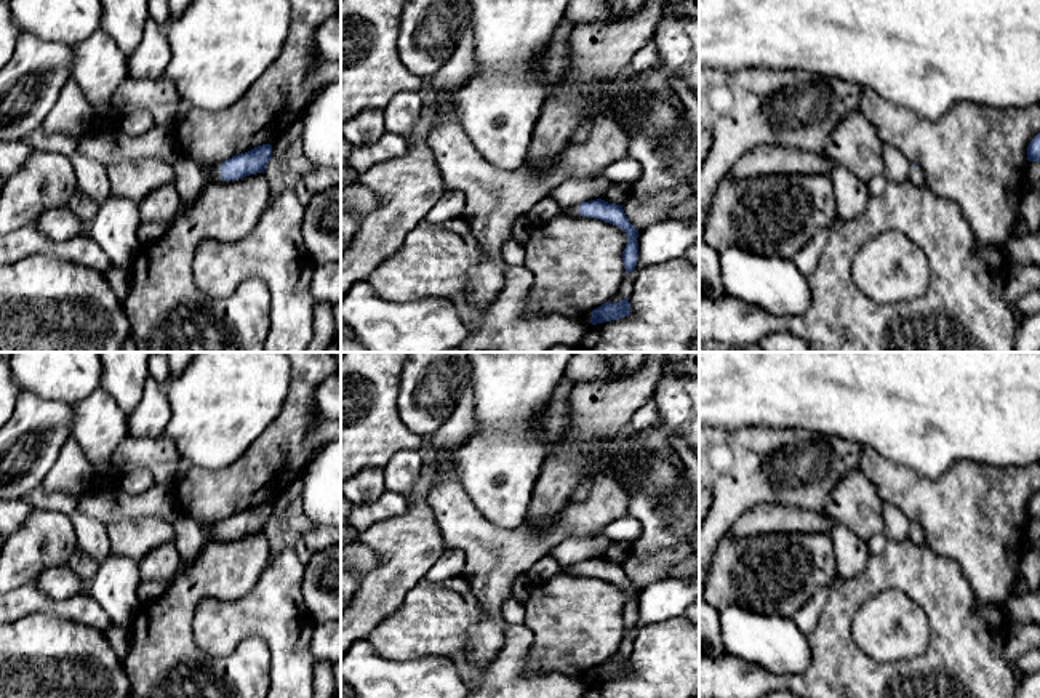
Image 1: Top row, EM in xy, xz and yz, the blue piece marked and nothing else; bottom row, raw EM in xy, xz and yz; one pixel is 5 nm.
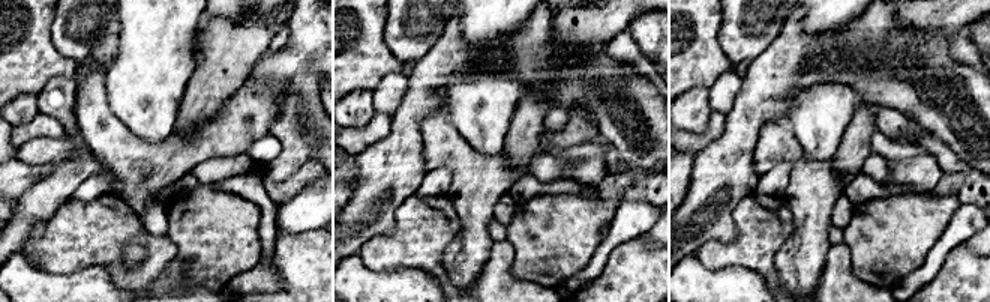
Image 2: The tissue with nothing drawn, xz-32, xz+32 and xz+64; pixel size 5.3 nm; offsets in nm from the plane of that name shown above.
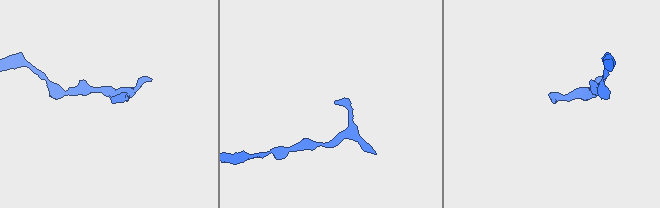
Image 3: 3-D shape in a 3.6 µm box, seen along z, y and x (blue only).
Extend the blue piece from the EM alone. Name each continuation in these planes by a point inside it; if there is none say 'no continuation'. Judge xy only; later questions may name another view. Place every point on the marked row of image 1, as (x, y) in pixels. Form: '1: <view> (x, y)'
1: xy (189, 178)

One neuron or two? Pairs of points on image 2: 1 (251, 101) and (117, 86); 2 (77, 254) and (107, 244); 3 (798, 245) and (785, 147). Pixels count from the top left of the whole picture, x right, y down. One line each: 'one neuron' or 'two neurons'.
1: two neurons
2: one neuron
3: one neuron

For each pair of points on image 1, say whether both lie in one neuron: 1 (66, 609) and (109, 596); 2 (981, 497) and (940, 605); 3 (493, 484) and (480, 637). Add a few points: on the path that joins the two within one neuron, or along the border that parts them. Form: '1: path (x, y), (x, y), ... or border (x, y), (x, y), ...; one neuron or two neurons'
1: border (87, 591), (112, 623); two neurons
2: border (924, 541), (935, 553), (956, 562), (973, 594); two neurons
3: border (466, 492), (498, 525), (517, 527), (525, 519); two neurons

